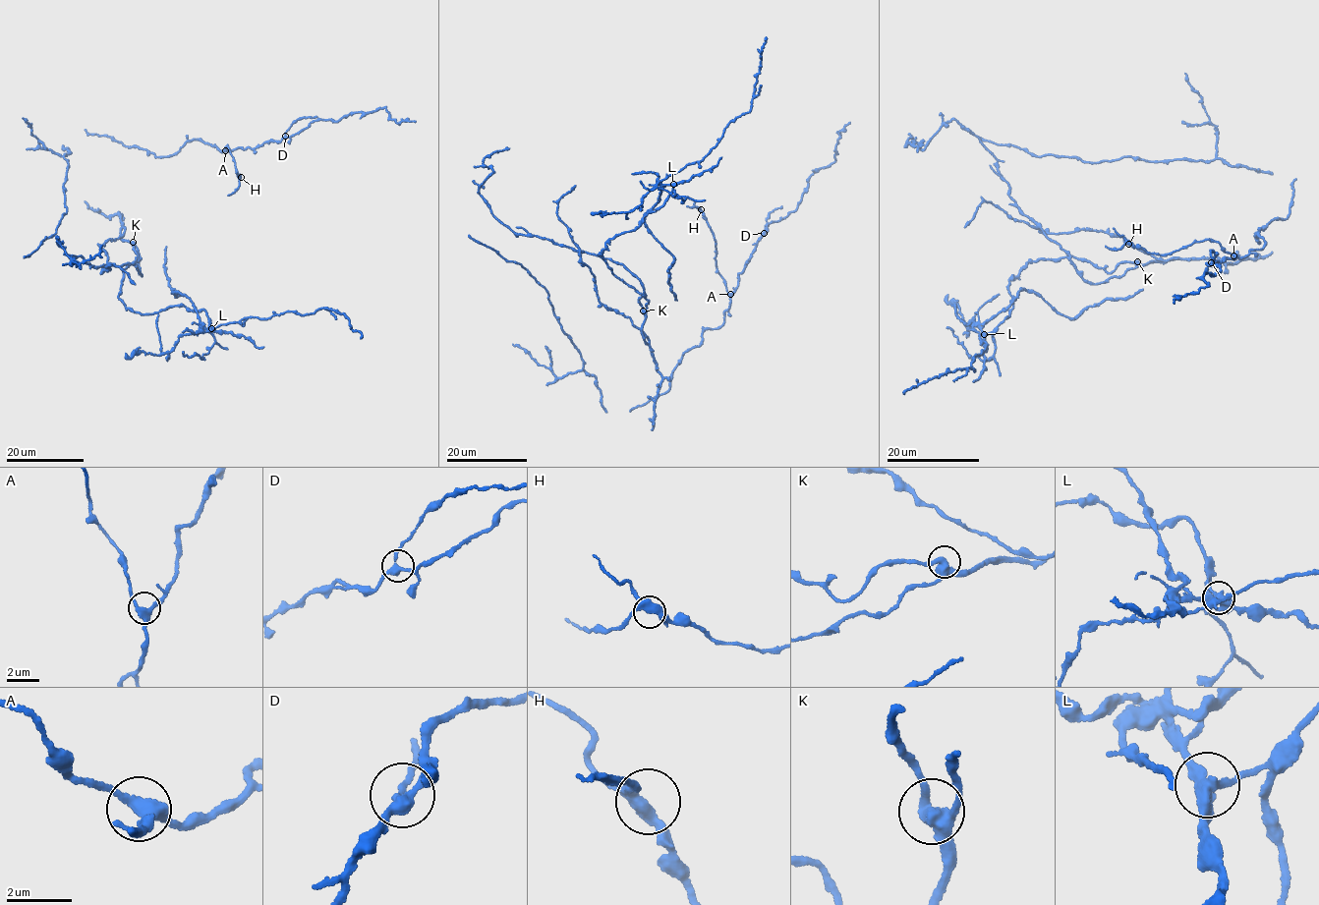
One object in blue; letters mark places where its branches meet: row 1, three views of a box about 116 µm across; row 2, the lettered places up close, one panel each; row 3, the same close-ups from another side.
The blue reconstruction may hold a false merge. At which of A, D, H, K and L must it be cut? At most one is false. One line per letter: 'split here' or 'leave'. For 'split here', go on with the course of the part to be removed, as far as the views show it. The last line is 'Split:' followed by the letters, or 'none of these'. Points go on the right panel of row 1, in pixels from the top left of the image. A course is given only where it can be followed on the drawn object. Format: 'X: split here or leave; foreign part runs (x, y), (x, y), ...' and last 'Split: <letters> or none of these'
A: leave
D: leave
H: leave
K: leave
L: split here; foreign part runs (985, 334), (973, 326), (988, 345), (981, 355), (976, 354), (971, 366), (974, 370), (946, 372), (902, 393)
Split: L

